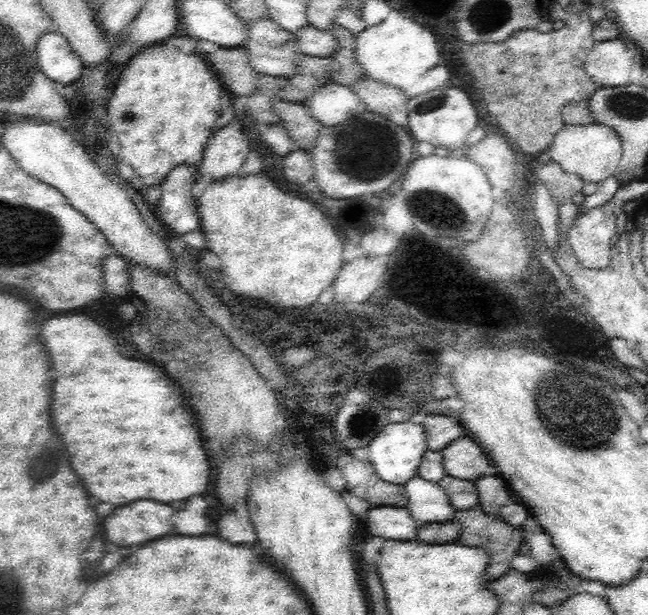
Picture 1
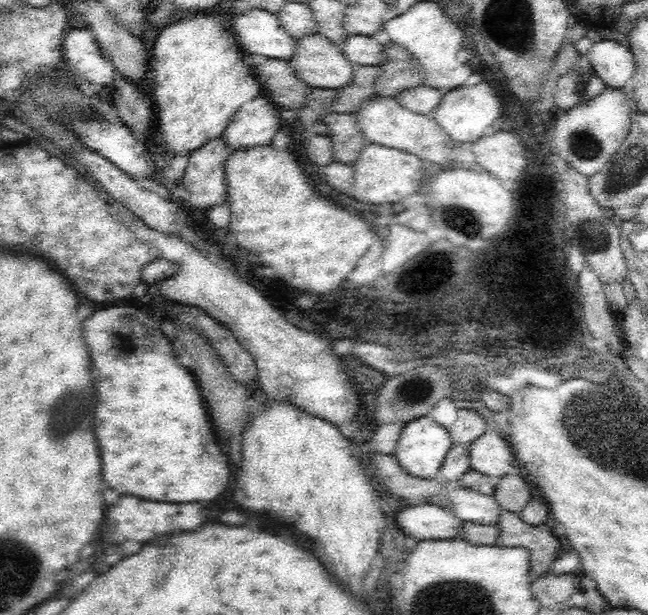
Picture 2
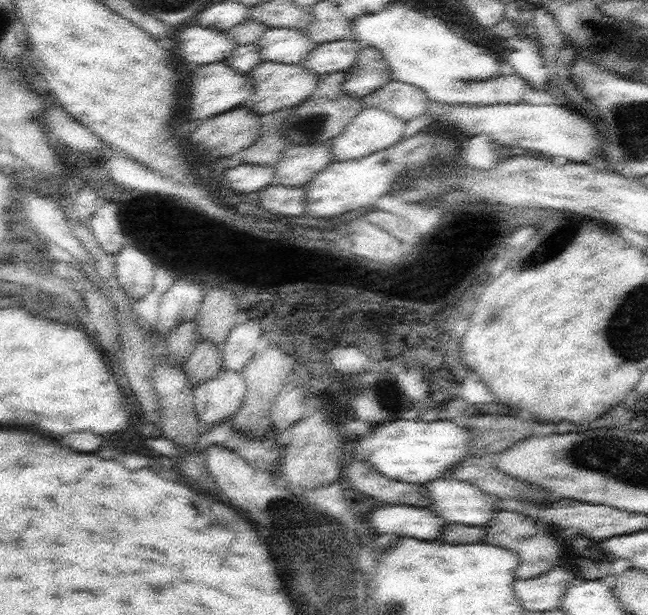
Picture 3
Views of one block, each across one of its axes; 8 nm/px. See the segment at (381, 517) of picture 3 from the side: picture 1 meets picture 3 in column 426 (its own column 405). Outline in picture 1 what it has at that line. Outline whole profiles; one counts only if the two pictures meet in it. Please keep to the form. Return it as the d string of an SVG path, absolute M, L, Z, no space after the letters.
M378 506L368 512L364 520L364 532L388 540L410 540L418 538L418 532L424 524L416 522L408 508L396 506Z

